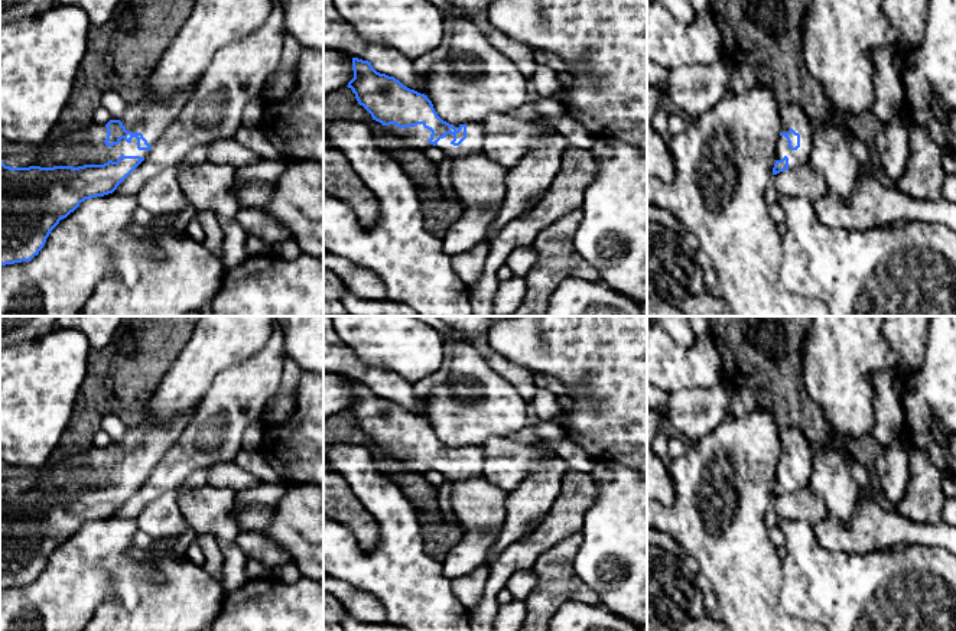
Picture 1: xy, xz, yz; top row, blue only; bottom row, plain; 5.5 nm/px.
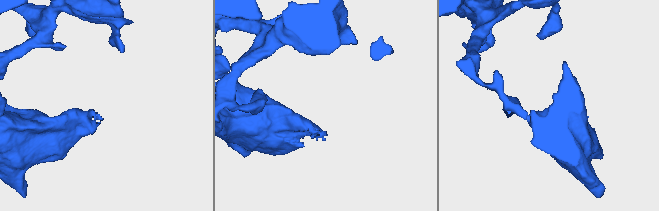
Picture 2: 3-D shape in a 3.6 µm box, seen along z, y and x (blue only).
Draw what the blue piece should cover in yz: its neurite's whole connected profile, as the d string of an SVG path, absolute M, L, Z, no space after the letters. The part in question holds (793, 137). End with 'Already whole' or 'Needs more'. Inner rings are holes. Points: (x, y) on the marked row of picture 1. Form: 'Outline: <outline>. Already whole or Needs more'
Outline: M781 104L780 118L781 133L773 175L809 163L813 142L813 123L799 104Z. Needs more

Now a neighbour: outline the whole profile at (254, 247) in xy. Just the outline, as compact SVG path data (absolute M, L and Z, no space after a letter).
M247 240L245 241L248 257L260 254L271 254L271 245L266 244L263 240Z

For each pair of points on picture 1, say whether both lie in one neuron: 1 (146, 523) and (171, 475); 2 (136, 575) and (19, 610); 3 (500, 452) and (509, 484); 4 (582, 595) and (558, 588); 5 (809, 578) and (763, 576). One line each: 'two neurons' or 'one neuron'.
1: two neurons
2: one neuron
3: one neuron
4: one neuron
5: two neurons

